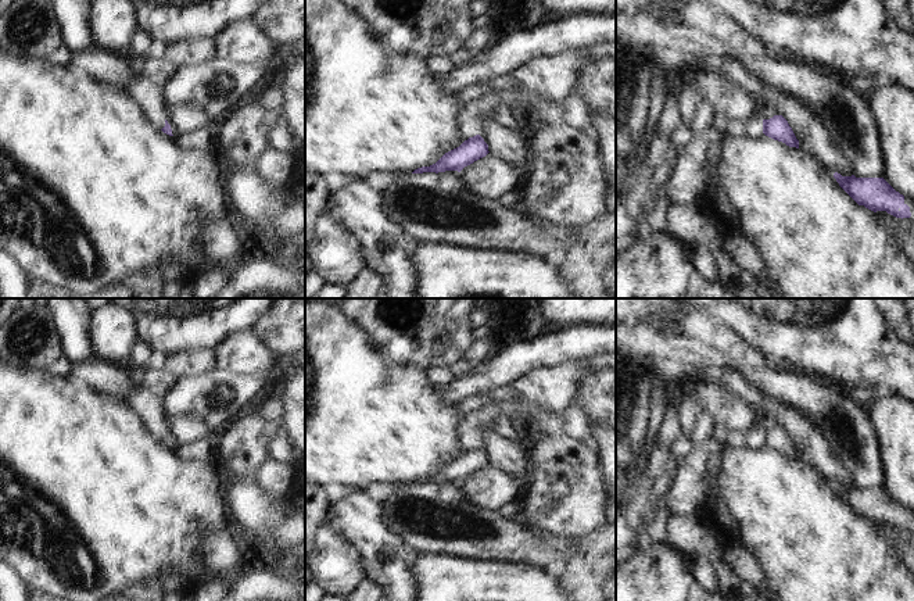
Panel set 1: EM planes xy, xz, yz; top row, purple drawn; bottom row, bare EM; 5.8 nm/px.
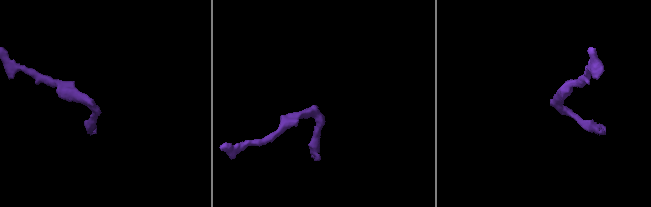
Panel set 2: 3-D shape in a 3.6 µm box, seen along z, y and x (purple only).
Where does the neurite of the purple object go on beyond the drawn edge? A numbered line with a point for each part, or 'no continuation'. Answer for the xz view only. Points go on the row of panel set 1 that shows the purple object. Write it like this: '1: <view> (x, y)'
no continuation

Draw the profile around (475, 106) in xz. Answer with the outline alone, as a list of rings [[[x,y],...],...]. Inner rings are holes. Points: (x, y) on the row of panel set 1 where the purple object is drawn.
[[[478,90],[477,93],[465,96],[458,110],[460,115],[459,128],[465,136],[465,140],[478,135],[483,117],[488,111],[494,111],[501,101],[509,104],[516,114],[520,114],[531,125],[541,122],[541,118],[533,107],[521,104],[517,92]]]

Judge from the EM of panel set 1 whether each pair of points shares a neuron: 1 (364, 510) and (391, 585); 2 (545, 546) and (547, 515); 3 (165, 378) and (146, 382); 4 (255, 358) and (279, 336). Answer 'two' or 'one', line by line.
1: one
2: two
3: one
4: two

